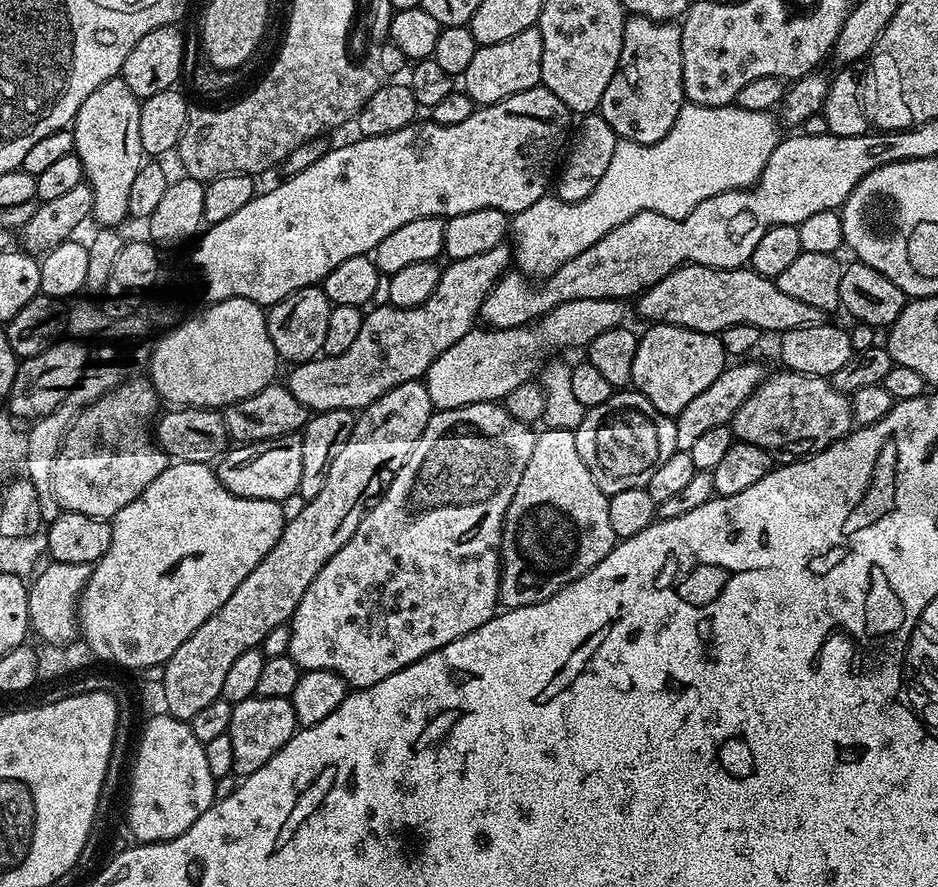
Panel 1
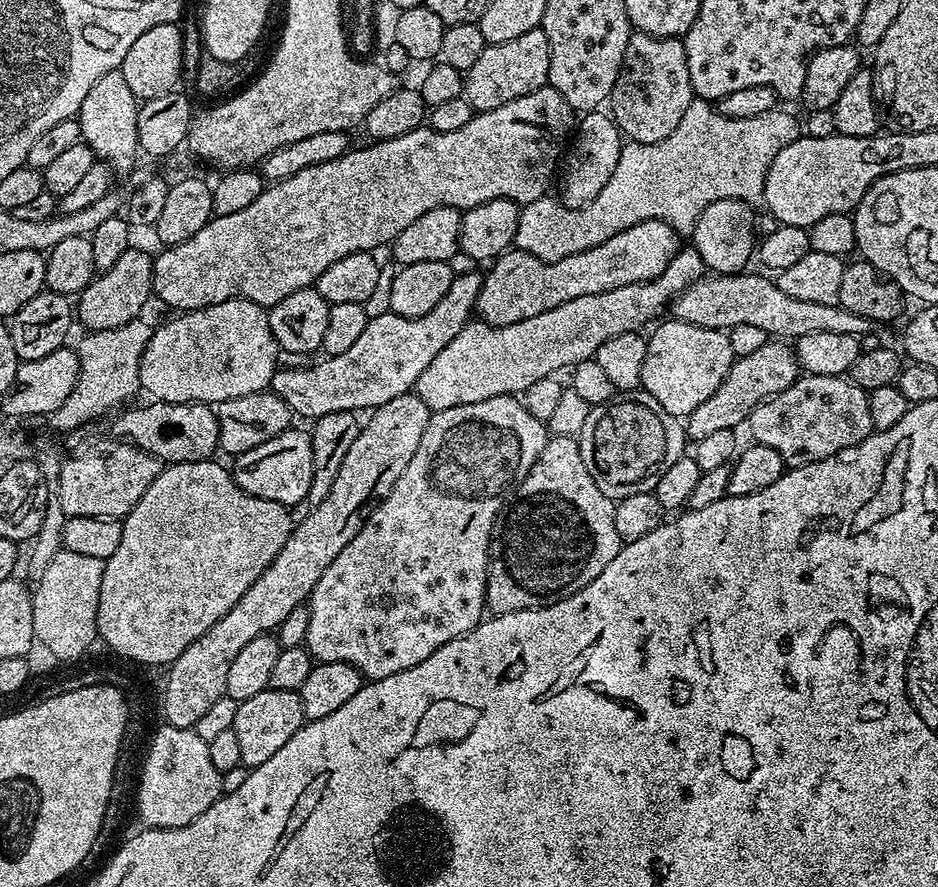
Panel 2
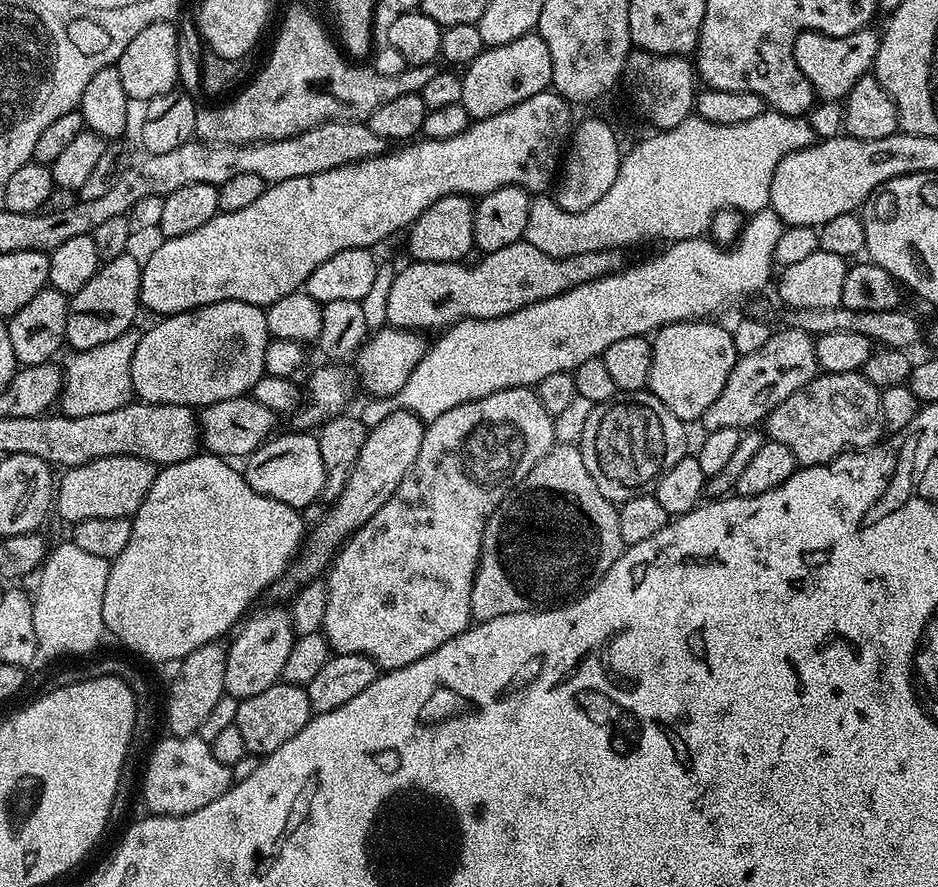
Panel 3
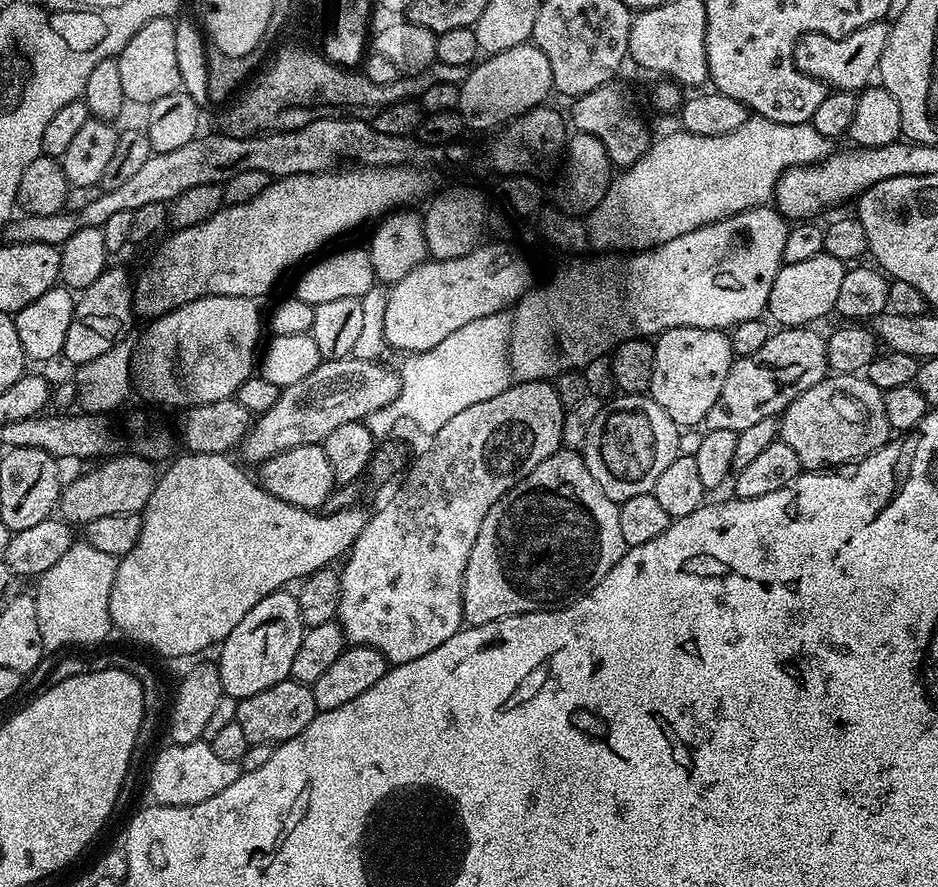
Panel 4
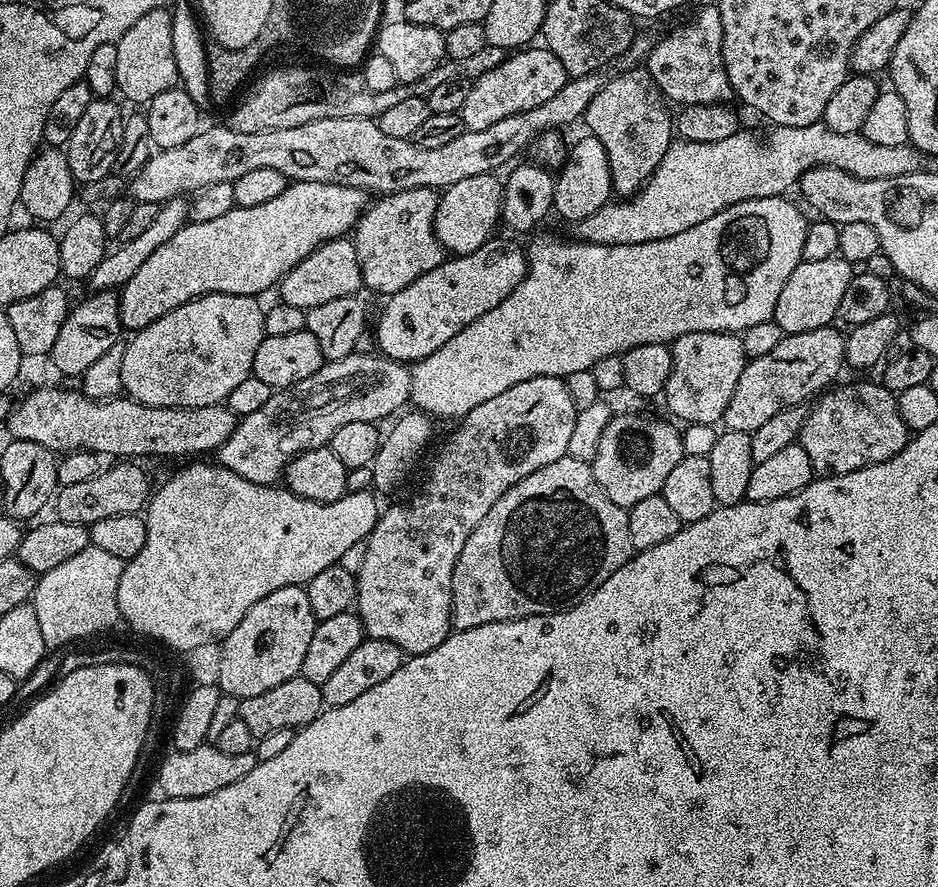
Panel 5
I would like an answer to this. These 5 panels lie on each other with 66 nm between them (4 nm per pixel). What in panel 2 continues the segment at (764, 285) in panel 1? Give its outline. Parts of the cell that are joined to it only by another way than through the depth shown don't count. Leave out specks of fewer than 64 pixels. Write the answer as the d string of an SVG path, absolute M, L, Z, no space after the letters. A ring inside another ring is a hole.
M705 274L690 286L683 288L670 305L675 319L690 322L694 326L727 330L734 326L749 324L762 326L769 337L783 338L794 342L802 334L850 334L857 338L873 331L872 321L862 318L862 314L850 314L850 310L839 304L826 302L801 302L782 294L775 279L764 276L744 276L748 274Z

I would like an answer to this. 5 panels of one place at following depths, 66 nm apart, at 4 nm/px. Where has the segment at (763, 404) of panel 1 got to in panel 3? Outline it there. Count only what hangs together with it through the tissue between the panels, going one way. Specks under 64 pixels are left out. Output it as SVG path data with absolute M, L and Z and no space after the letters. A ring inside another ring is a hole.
M863 371L817 374L786 402L774 406L766 421L767 439L782 442L800 466L828 464L845 452L870 448L882 439L880 394Z

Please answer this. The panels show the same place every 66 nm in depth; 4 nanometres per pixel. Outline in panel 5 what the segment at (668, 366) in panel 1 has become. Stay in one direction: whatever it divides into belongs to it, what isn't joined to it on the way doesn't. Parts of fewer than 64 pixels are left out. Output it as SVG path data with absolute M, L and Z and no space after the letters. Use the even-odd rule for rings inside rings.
M695 332L694 334L682 334L677 340L672 341L672 365L670 366L670 378L666 382L662 393L662 401L677 416L684 420L685 425L711 424L723 421L724 411L730 402L730 394L734 394L734 386L738 386L738 378L742 378L742 370L746 363L746 357L742 350L742 342L739 335L731 332Z

